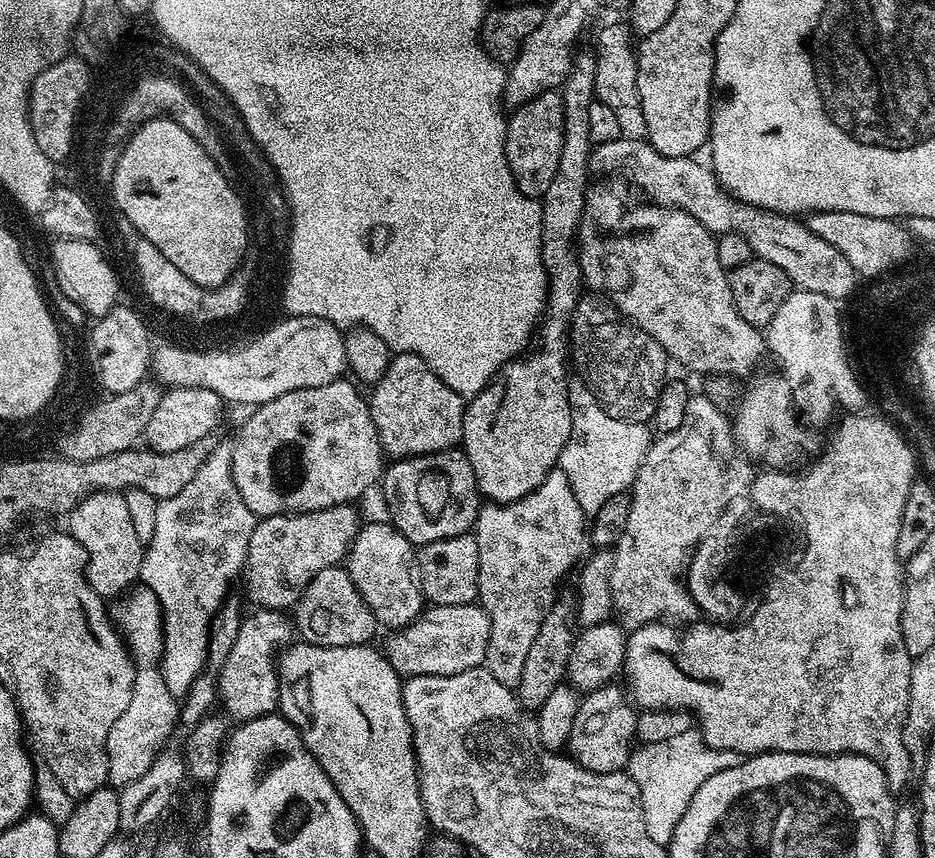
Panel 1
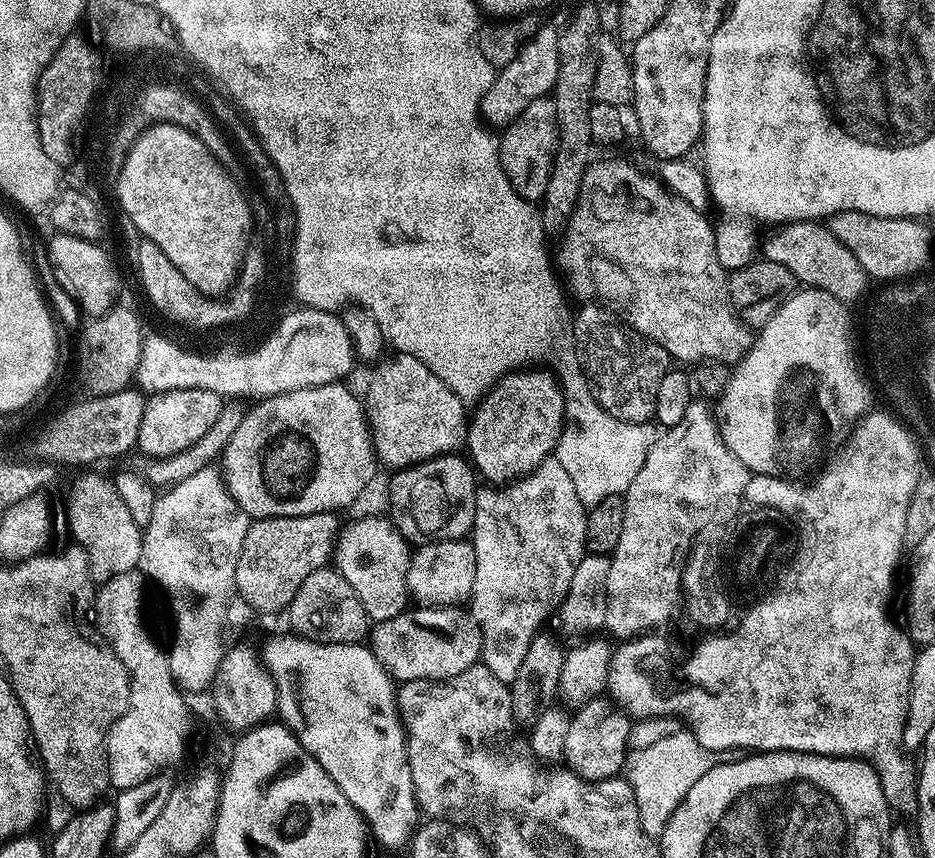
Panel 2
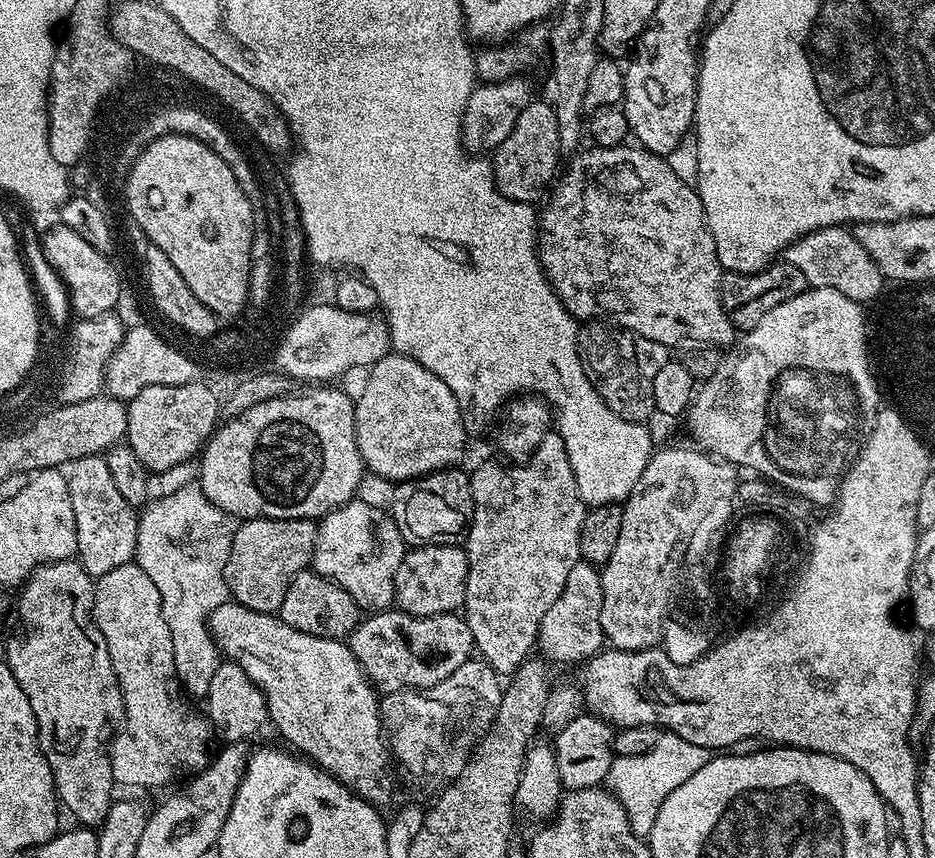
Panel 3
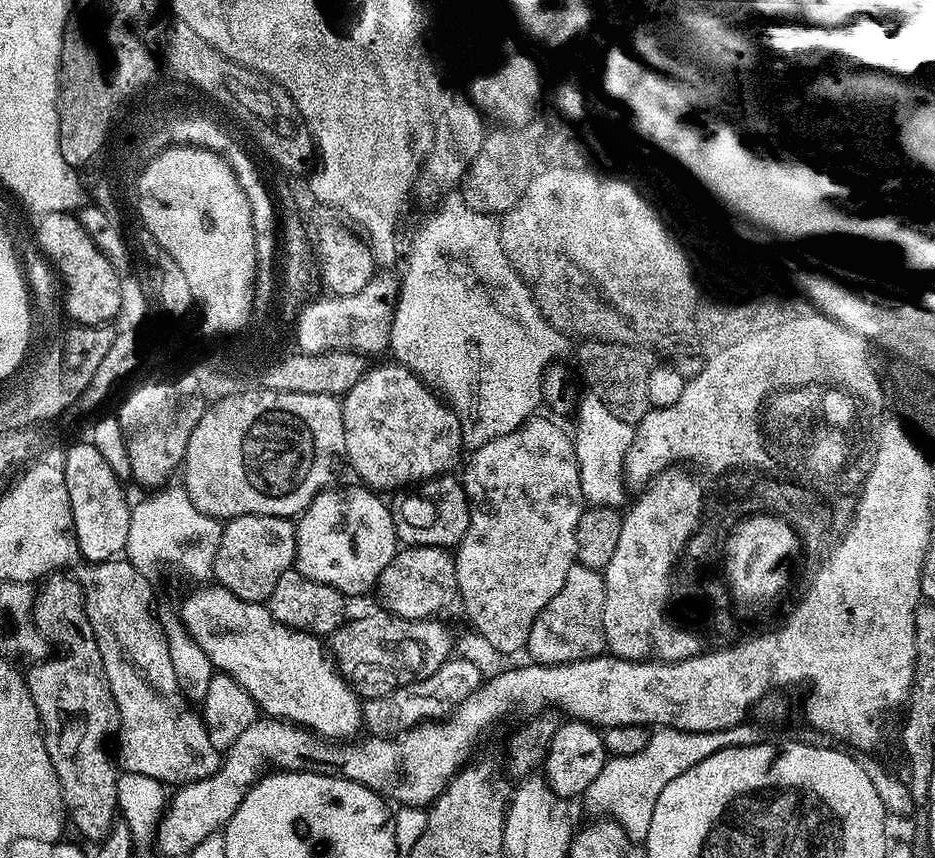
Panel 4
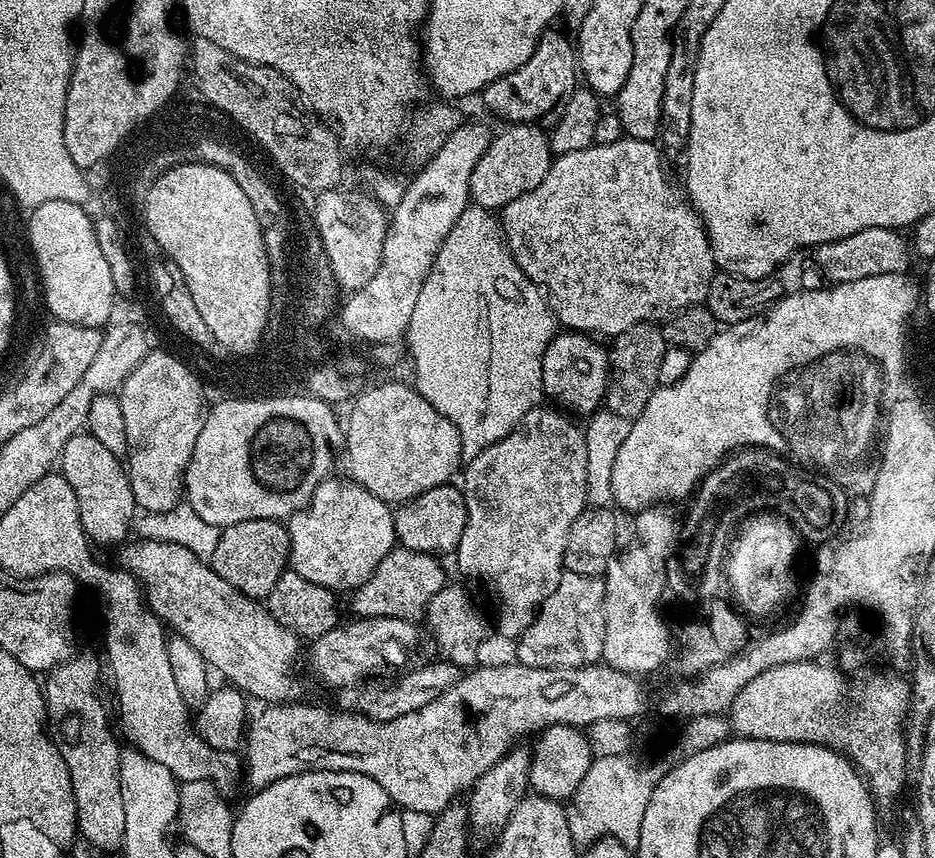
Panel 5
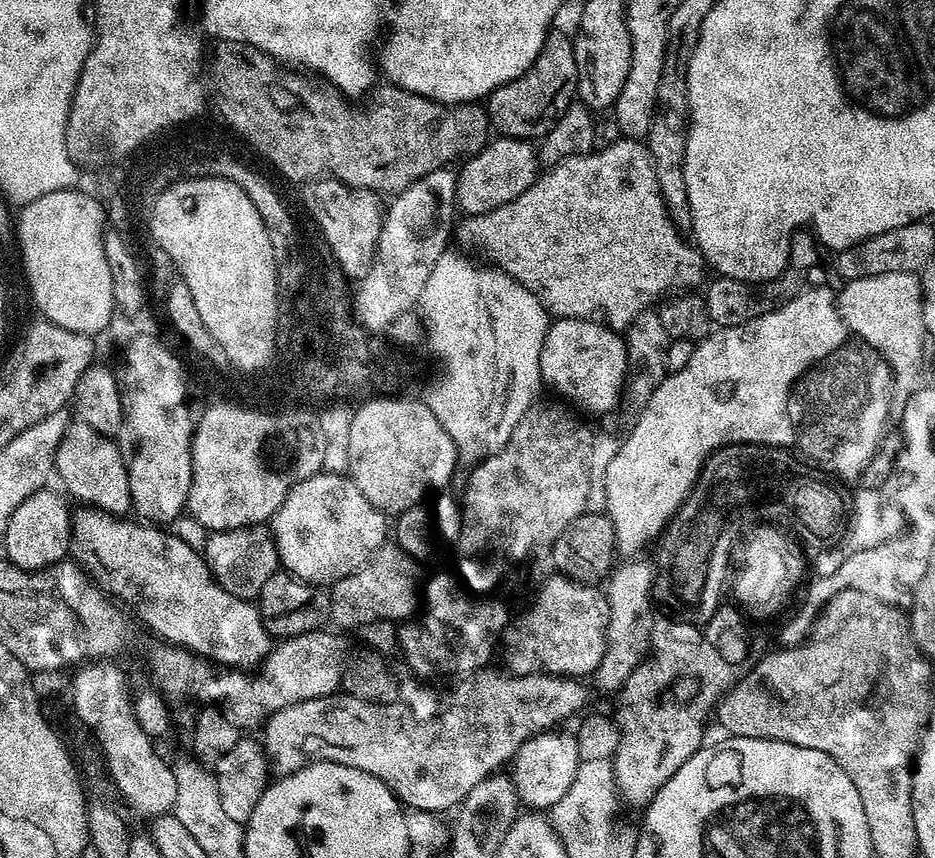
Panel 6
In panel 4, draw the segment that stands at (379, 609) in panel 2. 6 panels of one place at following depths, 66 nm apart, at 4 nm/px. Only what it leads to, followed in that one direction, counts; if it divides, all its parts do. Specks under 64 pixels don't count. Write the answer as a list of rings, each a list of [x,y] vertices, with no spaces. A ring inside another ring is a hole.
[[[356,486],[353,492],[332,491],[321,492],[299,517],[294,568],[307,580],[325,584],[345,598],[364,596],[379,585],[382,573],[402,558],[398,520],[393,509],[367,487]]]

